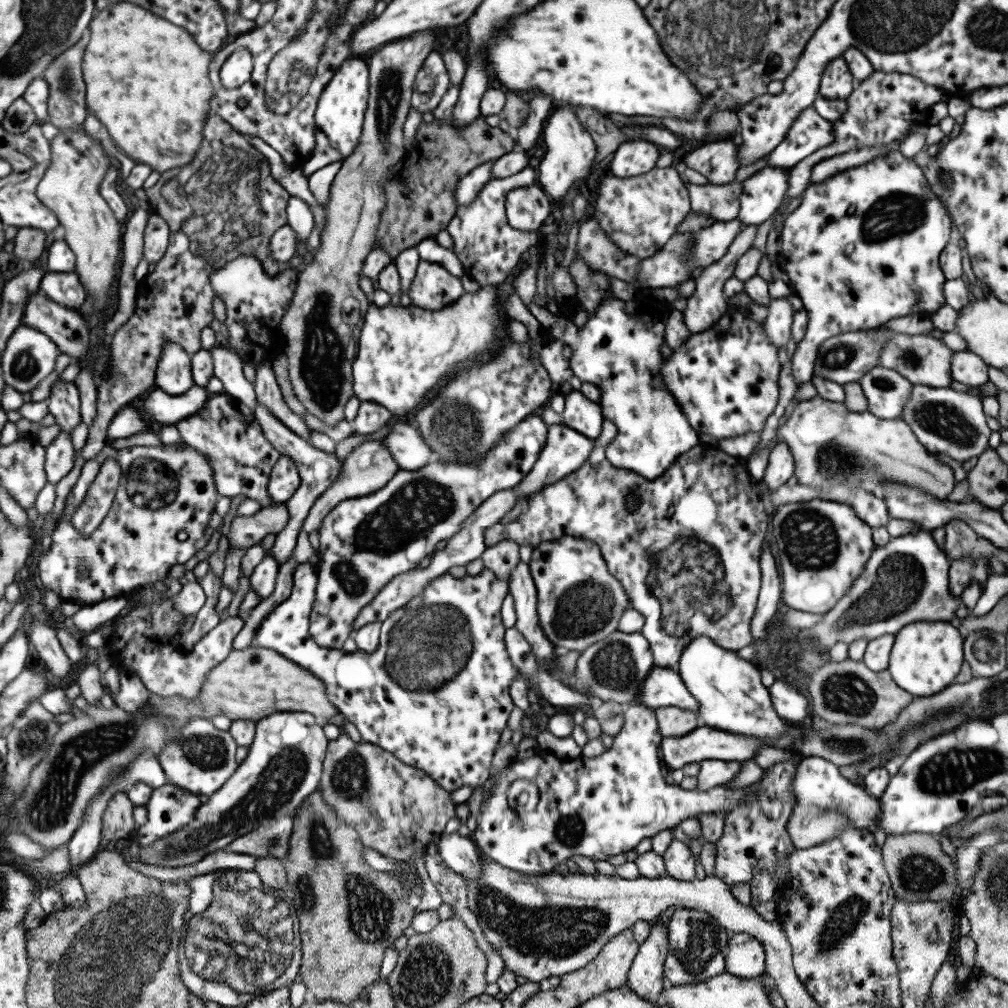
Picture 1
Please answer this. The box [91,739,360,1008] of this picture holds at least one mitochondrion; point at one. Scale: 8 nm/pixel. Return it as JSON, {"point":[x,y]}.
{"point":[242,939]}

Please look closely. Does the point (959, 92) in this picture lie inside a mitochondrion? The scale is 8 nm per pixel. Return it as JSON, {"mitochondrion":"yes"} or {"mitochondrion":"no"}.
{"mitochondrion":"no"}

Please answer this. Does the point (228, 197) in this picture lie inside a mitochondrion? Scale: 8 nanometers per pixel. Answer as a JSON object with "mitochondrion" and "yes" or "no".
{"mitochondrion":"yes"}

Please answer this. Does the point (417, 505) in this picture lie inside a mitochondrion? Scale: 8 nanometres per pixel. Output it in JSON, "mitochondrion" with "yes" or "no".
{"mitochondrion":"yes"}

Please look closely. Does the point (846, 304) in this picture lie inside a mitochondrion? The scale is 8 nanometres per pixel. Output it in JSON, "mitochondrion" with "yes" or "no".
{"mitochondrion":"no"}

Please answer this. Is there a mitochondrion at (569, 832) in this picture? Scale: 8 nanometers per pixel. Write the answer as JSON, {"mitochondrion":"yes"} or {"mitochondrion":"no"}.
{"mitochondrion":"yes"}

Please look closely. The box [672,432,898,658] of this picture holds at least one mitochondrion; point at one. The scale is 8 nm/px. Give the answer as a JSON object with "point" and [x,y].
{"point":[806,532]}

